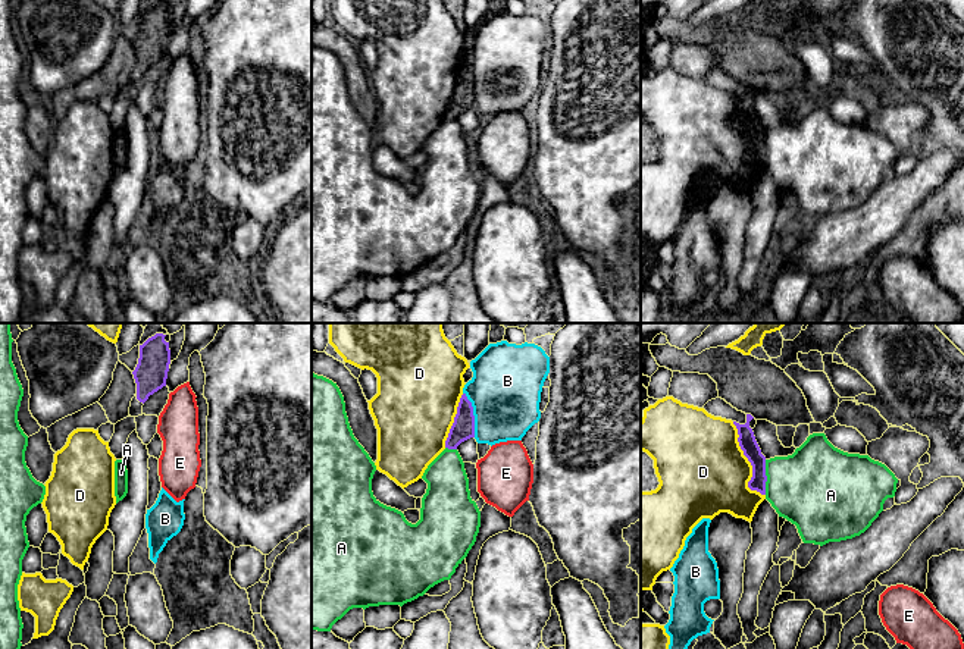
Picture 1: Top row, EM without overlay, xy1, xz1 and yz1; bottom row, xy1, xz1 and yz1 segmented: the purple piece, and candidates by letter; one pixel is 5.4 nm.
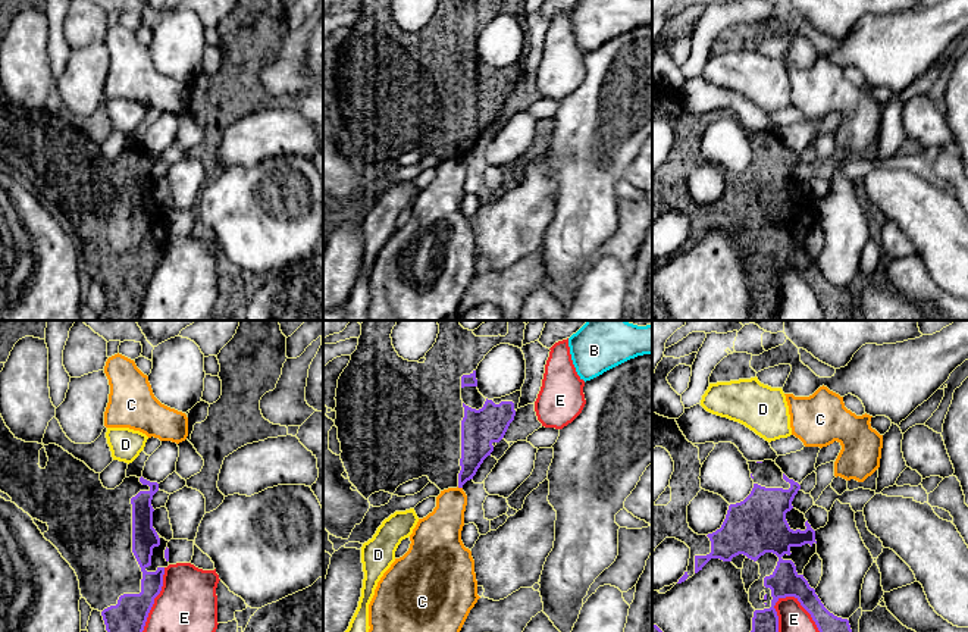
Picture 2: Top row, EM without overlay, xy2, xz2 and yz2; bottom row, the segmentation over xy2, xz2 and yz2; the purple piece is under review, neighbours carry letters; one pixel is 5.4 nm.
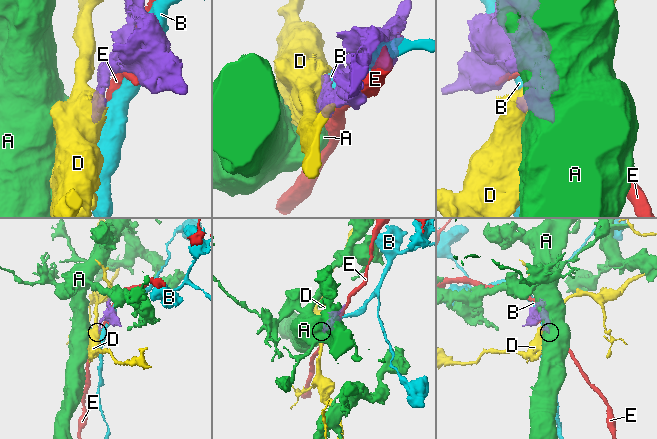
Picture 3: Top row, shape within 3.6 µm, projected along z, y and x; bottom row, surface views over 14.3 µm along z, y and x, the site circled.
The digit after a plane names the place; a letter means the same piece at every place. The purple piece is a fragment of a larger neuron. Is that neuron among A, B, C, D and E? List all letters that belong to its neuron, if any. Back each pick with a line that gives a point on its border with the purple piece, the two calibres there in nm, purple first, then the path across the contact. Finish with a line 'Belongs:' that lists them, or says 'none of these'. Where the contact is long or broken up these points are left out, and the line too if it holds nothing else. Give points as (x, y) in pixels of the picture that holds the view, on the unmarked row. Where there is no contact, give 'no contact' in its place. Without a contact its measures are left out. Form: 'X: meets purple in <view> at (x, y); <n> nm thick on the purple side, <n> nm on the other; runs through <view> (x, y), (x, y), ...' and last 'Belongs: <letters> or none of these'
Belongs: none of these

